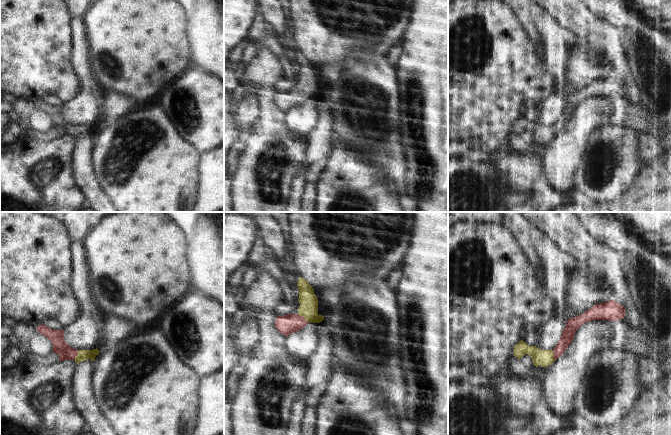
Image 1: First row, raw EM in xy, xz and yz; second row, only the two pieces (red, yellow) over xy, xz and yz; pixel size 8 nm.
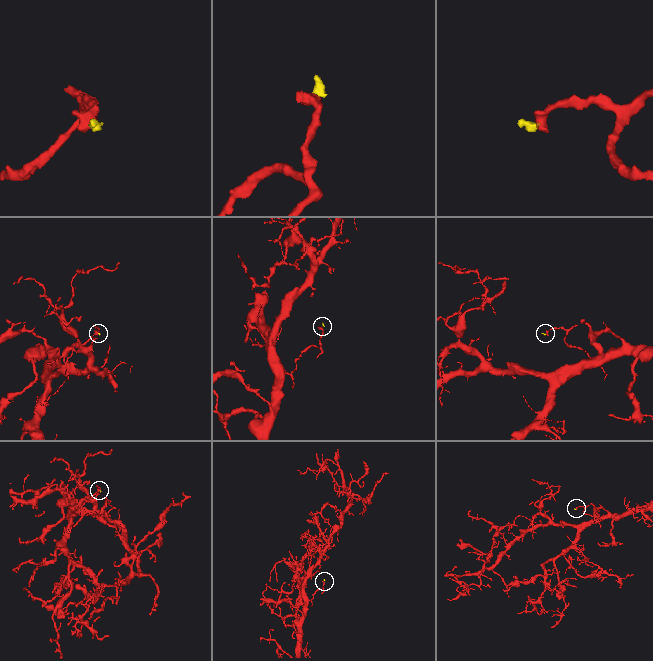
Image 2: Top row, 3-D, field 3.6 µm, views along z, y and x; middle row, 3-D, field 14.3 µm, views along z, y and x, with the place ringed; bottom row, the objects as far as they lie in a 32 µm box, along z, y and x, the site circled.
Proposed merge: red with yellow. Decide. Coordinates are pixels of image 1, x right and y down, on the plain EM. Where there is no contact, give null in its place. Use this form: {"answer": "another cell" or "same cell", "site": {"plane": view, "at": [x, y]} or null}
{"answer": "same cell", "site": {"plane": "xz", "at": [303, 93]}}

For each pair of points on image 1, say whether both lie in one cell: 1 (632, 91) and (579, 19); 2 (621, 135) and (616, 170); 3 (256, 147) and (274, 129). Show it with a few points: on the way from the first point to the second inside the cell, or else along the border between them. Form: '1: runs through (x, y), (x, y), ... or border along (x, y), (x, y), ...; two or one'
1: runs through (623, 73), (617, 56), (597, 36); one
2: runs through (621, 144), (616, 150), (616, 161); one
3: runs through (260, 143), (270, 133); one

